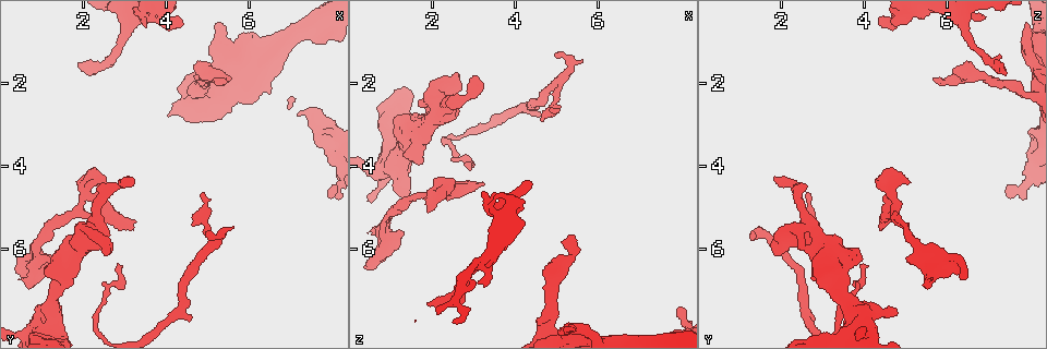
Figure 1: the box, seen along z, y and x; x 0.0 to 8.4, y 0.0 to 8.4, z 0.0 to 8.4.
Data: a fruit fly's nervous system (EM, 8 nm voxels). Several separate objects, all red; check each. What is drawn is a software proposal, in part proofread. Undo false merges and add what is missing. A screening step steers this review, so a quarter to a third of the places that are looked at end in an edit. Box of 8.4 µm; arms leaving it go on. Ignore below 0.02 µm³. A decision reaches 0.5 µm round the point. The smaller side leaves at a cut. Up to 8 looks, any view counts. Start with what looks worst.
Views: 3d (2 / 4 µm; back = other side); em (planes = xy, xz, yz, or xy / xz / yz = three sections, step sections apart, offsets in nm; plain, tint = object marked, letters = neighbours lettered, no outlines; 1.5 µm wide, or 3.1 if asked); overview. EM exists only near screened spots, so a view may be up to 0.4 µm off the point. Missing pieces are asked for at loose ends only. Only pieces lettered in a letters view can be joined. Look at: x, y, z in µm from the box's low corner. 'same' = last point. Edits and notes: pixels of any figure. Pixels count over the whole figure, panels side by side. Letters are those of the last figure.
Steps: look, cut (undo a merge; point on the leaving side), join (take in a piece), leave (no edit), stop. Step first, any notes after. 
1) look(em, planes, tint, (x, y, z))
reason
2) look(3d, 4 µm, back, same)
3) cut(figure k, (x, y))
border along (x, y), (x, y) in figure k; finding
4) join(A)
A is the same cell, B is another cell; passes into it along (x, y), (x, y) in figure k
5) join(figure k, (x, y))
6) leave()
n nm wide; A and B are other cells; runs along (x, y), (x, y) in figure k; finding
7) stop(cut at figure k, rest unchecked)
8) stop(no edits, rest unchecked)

look(3d, 4 µm, (5.00, 5.60, 1.25))

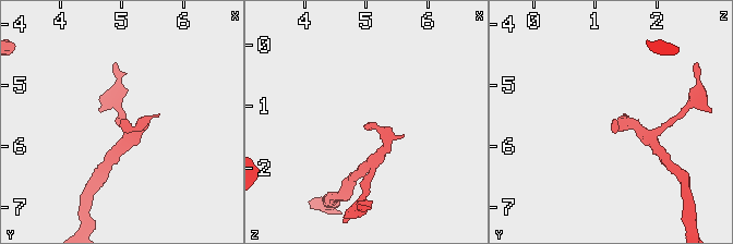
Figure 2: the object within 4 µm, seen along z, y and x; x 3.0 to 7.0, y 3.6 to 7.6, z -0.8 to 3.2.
look(em, planes, tint, (5.00, 5.60, 1.25))
now the EM

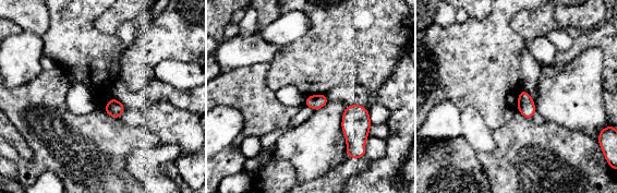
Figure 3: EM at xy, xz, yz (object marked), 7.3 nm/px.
look(em, planes, letters, same)

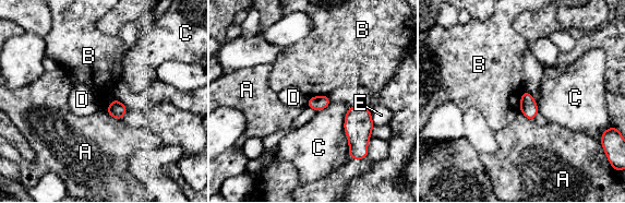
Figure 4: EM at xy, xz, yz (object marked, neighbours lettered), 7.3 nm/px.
leave()
110 nm wide; A, B, C, D and E are other cells; border along (523, 92), (519, 110) in figure 4; no lettered piece goes on from it

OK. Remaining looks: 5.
look(3d, 2 µm, back, (1.90, 1.65, 7.25))
branch stops here

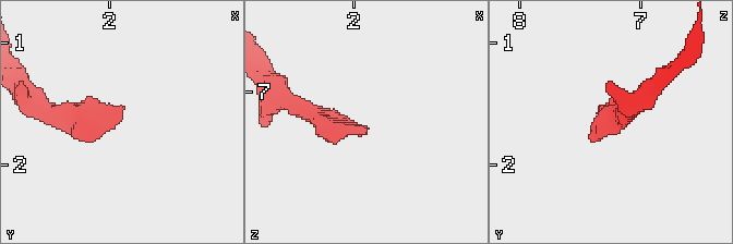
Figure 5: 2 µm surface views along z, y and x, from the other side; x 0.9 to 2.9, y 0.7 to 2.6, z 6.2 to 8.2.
look(em, planes, tint, (1.94, 1.60, 7.26))

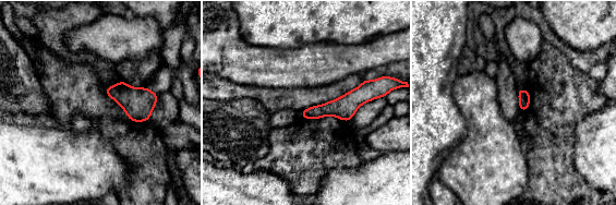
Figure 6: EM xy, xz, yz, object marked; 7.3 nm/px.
look(em, planes, letters, same)

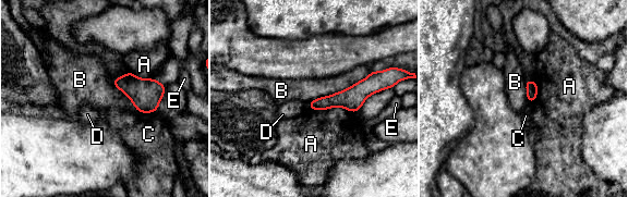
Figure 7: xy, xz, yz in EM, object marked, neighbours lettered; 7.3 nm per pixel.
leave()
B touches over 550 nm; A, B, C, D and E are other cells; border along (372, 71), (352, 85), (309, 103) in figure 7; none of them fits

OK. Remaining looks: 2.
look(em, xy, step 4, tint, (3.00, 4.35, 1.85))
an open end

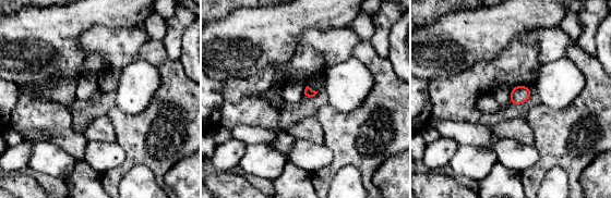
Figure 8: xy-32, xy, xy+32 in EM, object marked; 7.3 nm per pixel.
look(em, planes, letters, same)

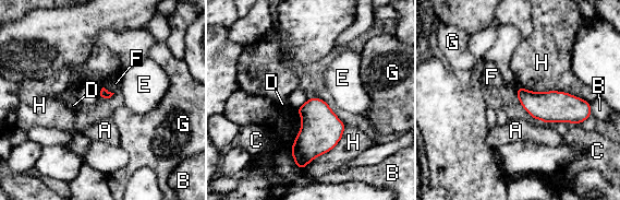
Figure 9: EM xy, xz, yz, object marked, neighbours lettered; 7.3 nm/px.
leave()
H touches over 550 nm; A, B, C, D, E, F, G and H are other cells; border along (102, 86), (113, 93) in figure 9; none of them fits

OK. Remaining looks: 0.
stop(no edits, rest unchecked)

